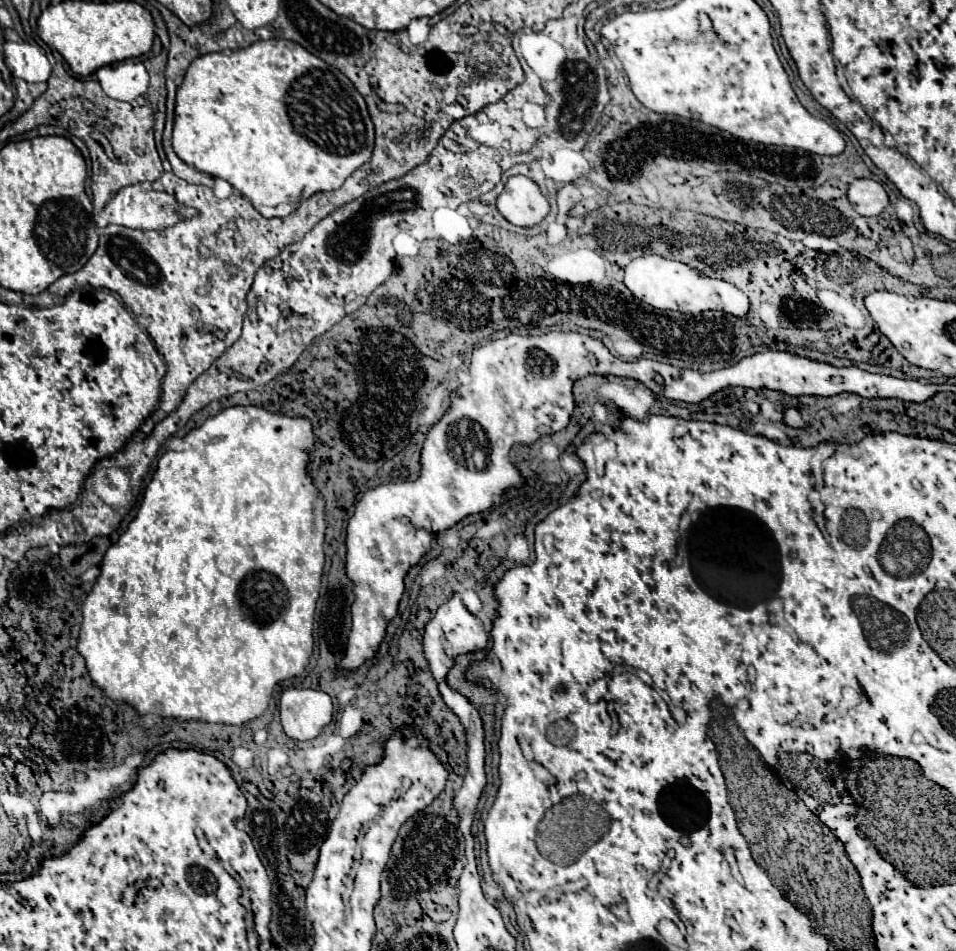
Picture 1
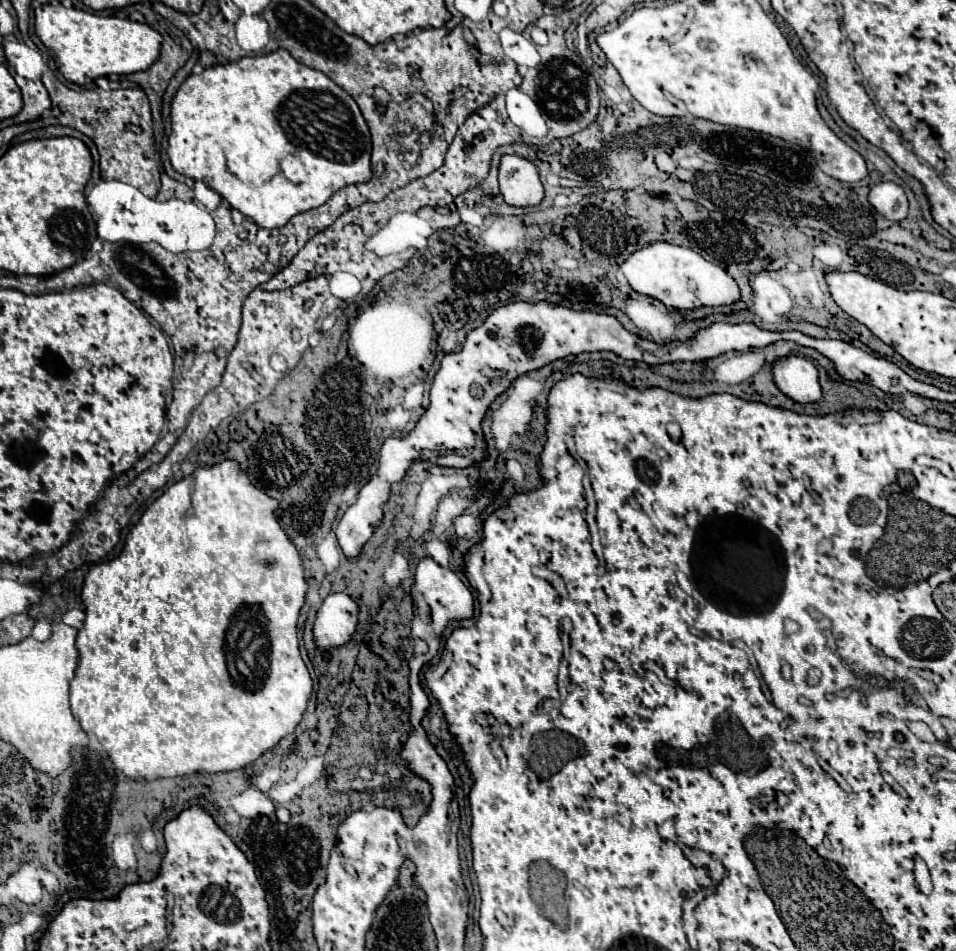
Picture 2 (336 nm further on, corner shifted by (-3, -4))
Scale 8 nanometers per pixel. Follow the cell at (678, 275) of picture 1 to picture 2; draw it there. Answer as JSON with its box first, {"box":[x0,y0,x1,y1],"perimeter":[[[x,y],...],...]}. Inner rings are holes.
{"box":[620,243,740,309],"perimeter":[[[652,243],[634,251],[620,267],[634,291],[660,299],[664,305],[674,309],[696,309],[702,305],[728,305],[740,299],[736,281],[718,265],[706,261],[690,247]]]}

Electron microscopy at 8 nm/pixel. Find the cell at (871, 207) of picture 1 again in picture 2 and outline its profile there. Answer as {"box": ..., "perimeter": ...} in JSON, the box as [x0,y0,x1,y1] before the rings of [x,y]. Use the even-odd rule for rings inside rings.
{"box":[868,183,908,221],"perimeter":[[[876,183],[868,195],[872,207],[890,221],[902,221],[908,215],[908,199],[896,183]]]}

